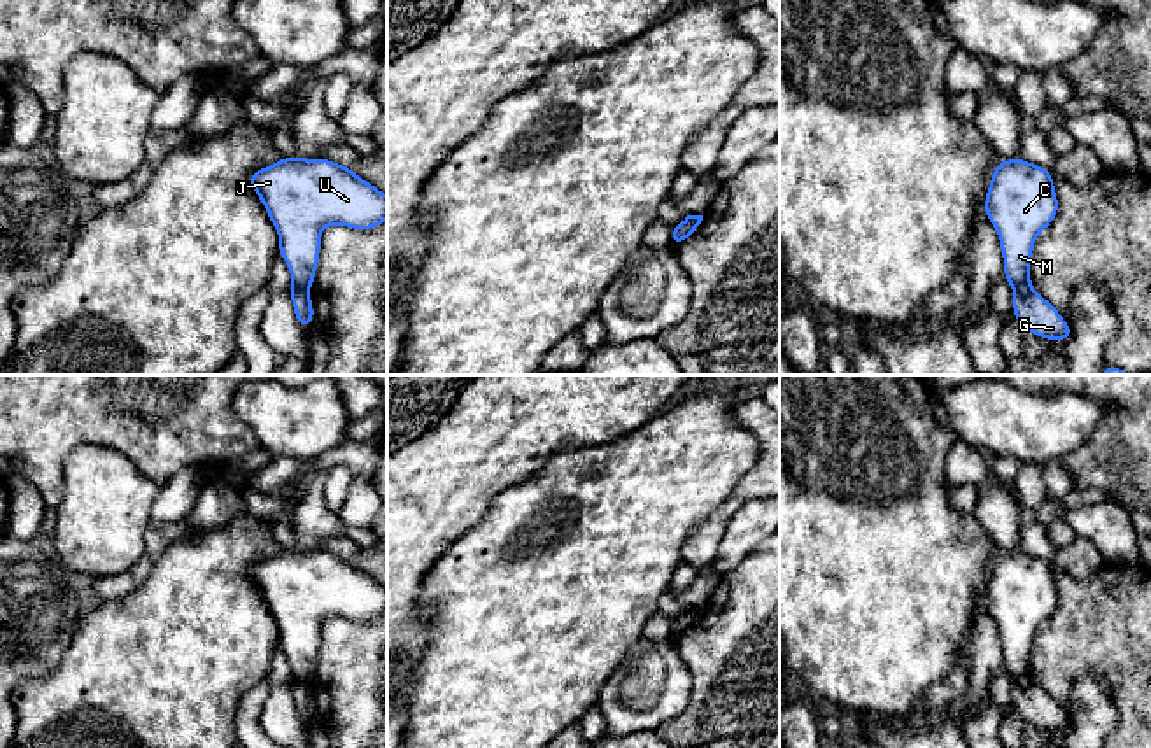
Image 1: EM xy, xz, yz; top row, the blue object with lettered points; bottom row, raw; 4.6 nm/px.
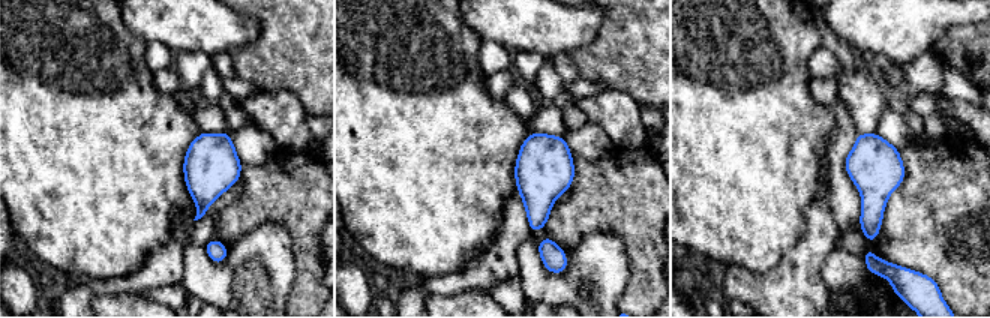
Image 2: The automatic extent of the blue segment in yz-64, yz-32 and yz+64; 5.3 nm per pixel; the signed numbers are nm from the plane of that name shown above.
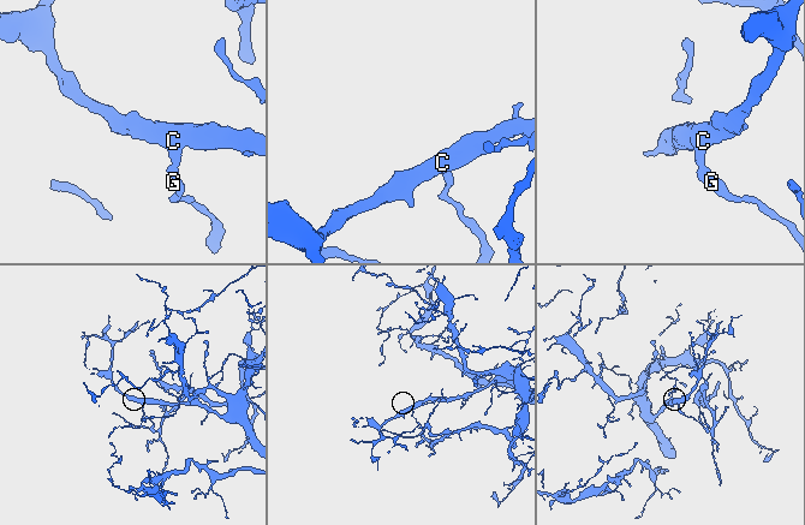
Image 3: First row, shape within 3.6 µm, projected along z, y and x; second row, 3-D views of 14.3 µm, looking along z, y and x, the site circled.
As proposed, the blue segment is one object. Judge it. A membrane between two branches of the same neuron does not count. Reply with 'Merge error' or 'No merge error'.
Merge error

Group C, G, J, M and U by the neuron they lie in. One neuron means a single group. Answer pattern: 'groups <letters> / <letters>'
groups C J M U / G

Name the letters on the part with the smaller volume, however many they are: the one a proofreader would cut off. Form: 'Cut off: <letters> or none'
Cut off: G

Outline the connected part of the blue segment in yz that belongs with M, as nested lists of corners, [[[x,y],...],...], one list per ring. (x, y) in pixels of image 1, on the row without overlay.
[[[1021,550],[999,554],[985,592],[985,608],[997,622],[1004,648],[1004,671],[1020,680],[1030,673],[1037,627],[1058,606],[1053,566]]]

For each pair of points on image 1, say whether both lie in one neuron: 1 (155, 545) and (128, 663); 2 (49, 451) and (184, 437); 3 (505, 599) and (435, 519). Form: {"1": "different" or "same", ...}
{"1": "different", "2": "same", "3": "different"}

